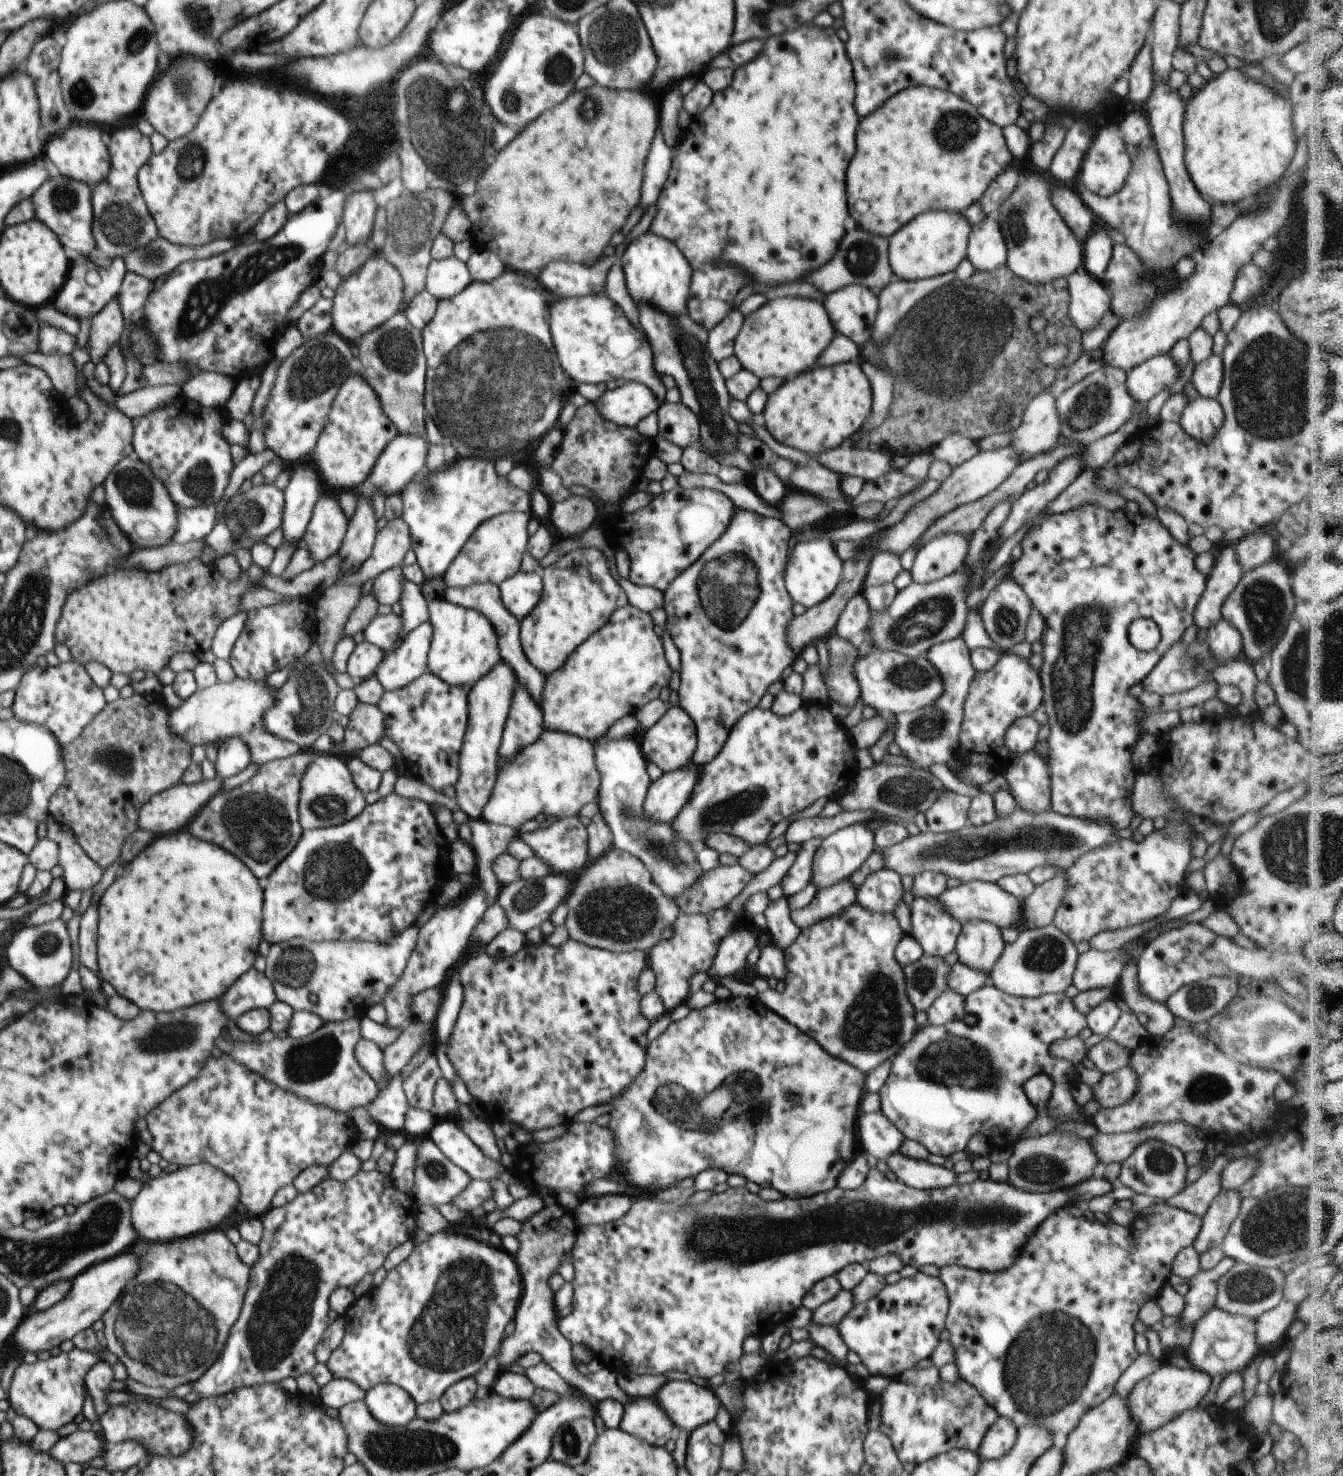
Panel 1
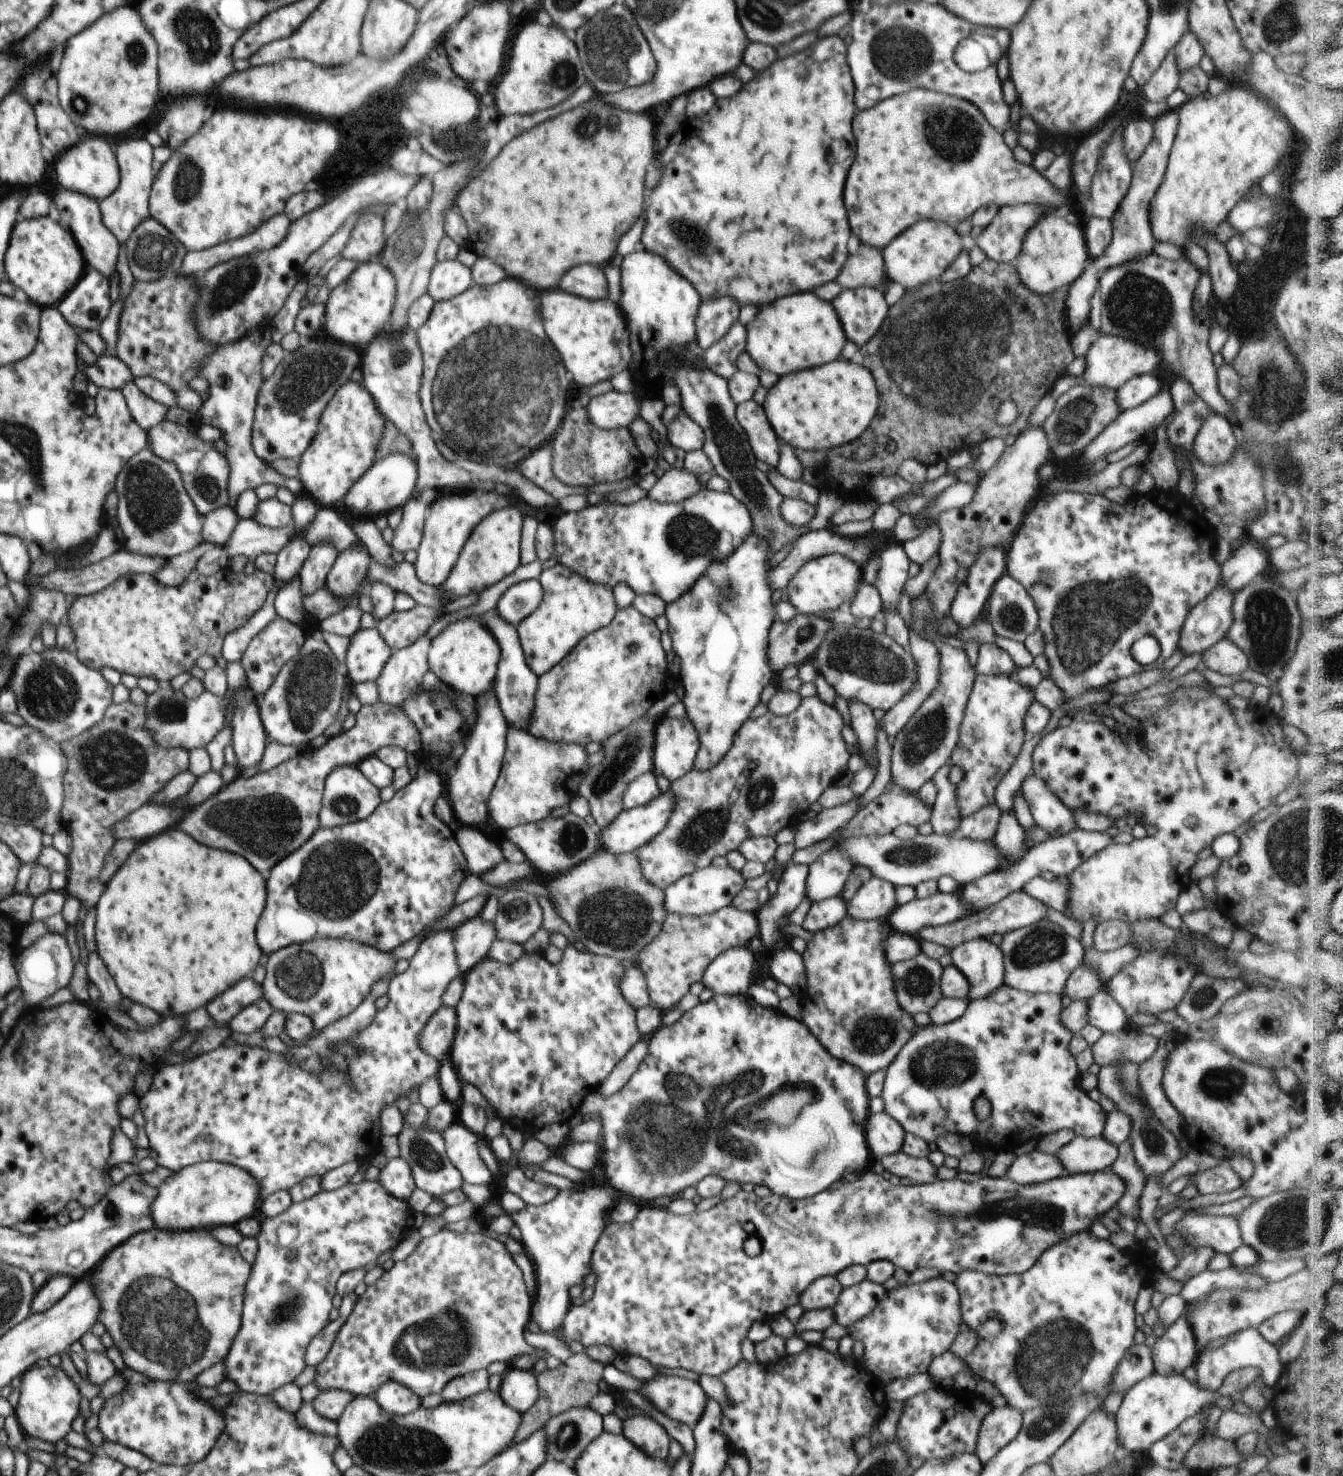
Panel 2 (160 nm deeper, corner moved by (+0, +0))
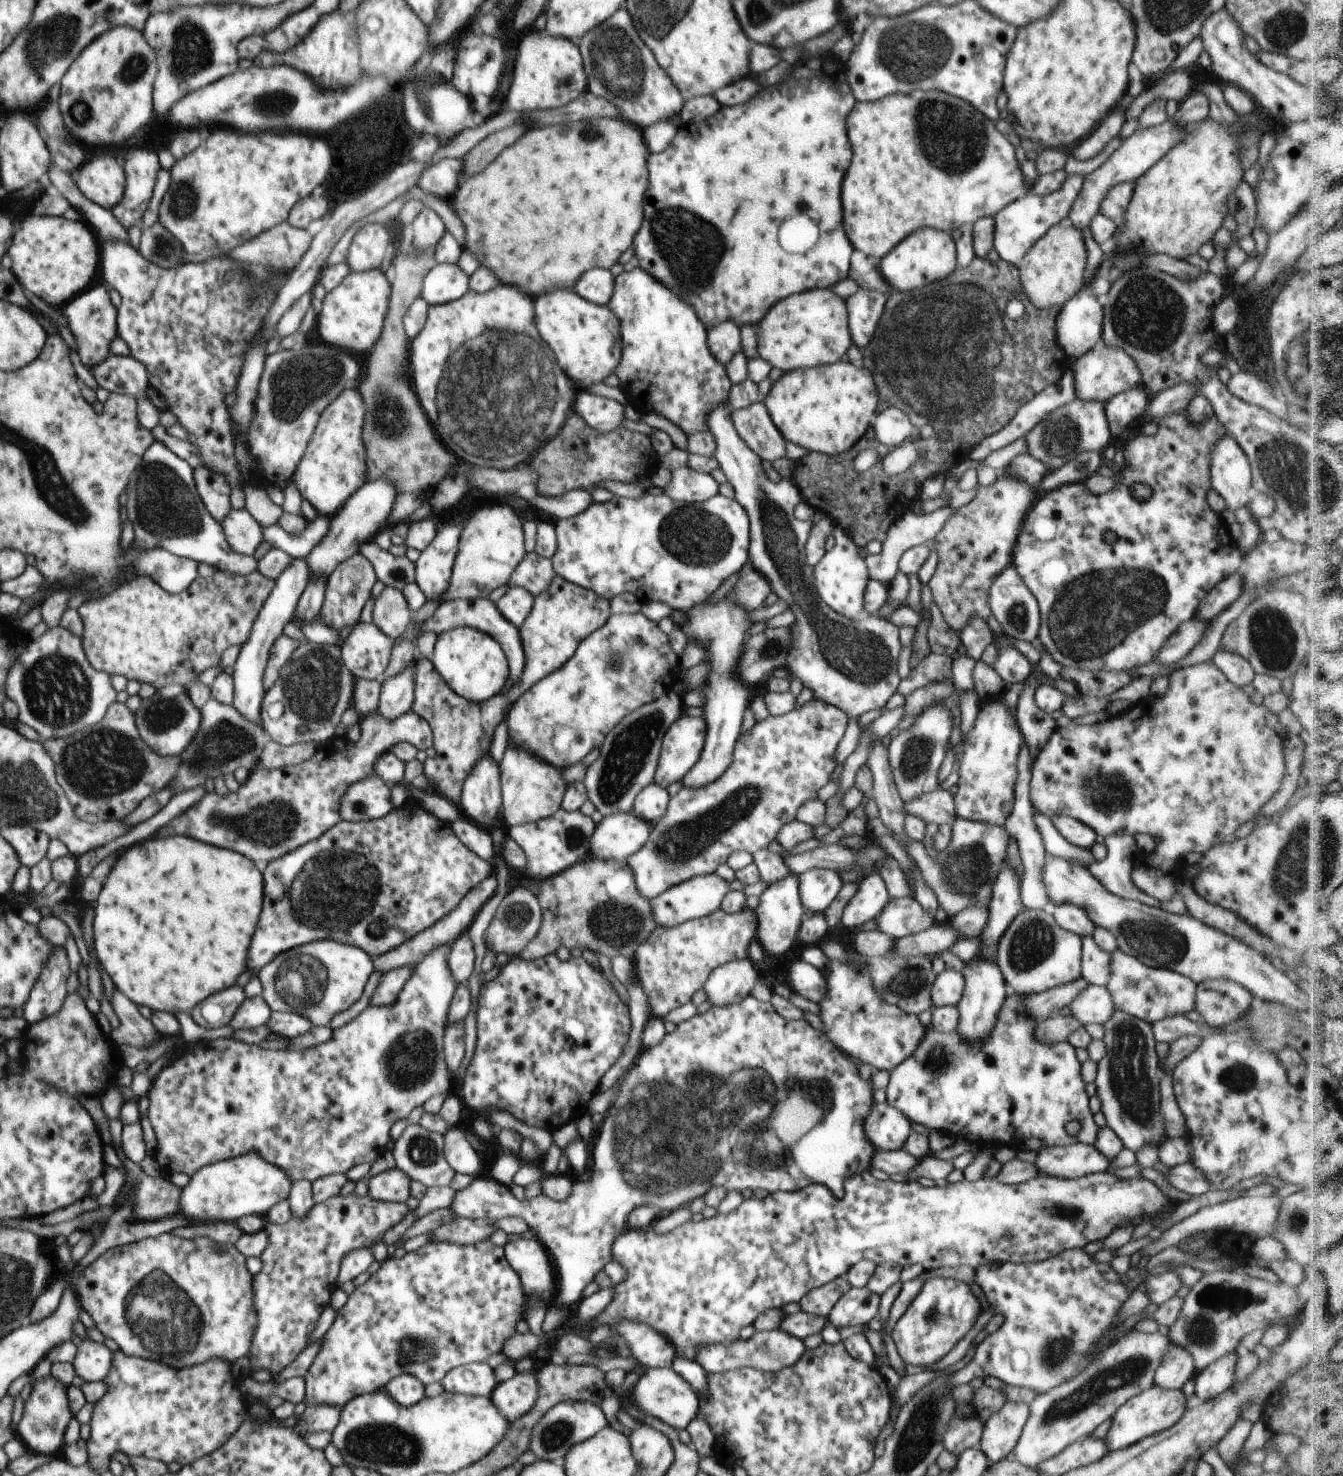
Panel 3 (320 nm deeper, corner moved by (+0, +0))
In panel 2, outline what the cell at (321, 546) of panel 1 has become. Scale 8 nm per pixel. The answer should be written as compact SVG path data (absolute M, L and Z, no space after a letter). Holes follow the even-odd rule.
M314 545L301 568L300 584L304 595L324 589L328 573L338 558L339 552L330 545Z

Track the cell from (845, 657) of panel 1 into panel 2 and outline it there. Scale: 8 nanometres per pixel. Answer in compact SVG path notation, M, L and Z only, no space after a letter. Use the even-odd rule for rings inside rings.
M848 701L852 717L851 728L855 732L859 744L859 755L864 760L865 766L877 768L878 752L876 751L876 734L878 734L878 723L872 709L857 701Z

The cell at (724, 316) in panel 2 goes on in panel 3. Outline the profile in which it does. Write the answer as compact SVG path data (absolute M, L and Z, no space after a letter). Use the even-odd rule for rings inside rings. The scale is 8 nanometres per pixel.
M732 321L720 323L707 330L707 345L720 364L727 365L741 350L741 332Z

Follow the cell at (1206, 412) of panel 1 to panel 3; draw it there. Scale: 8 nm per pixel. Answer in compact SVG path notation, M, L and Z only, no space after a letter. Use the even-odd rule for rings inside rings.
M1229 434L1222 437L1212 449L1211 485L1232 511L1246 506L1251 499L1253 488L1250 461Z

